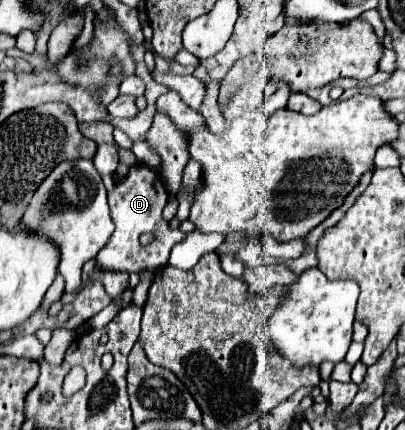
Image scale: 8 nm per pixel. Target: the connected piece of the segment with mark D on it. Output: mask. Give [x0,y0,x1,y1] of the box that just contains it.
[95,165,183,273]

